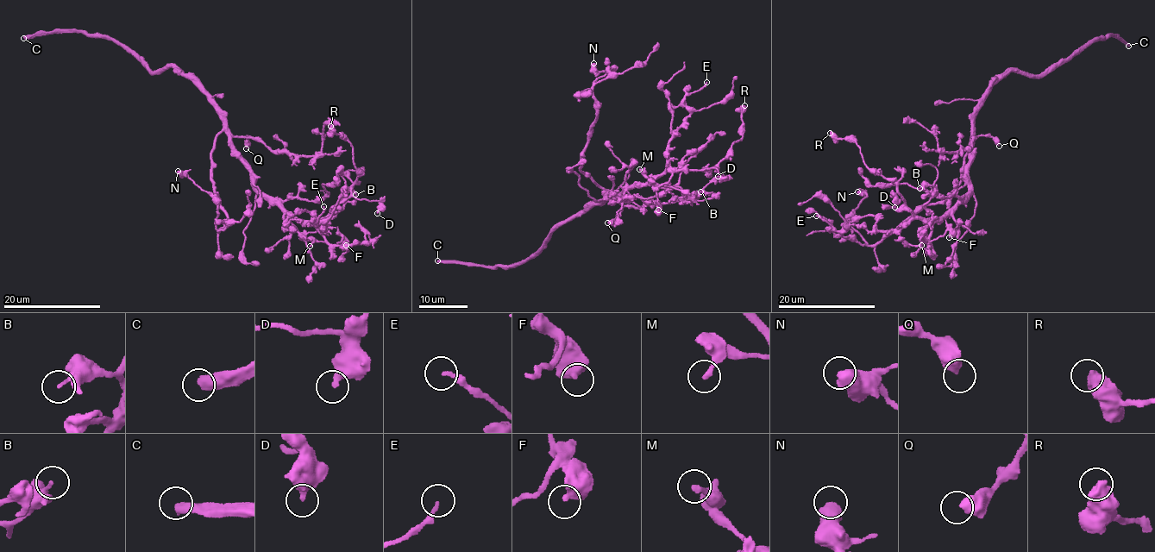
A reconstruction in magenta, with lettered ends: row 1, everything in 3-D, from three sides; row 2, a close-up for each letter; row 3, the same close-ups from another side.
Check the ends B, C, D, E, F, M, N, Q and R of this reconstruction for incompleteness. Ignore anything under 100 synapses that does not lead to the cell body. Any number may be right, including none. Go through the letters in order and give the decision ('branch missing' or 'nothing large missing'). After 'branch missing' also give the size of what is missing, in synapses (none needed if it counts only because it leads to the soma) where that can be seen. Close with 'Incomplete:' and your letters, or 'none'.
B: nothing large missing
C: branch missing | 750 syn
D: nothing large missing
E: nothing large missing
F: nothing large missing
M: nothing large missing
N: nothing large missing
Q: nothing large missing
R: nothing large missing
Incomplete: C

